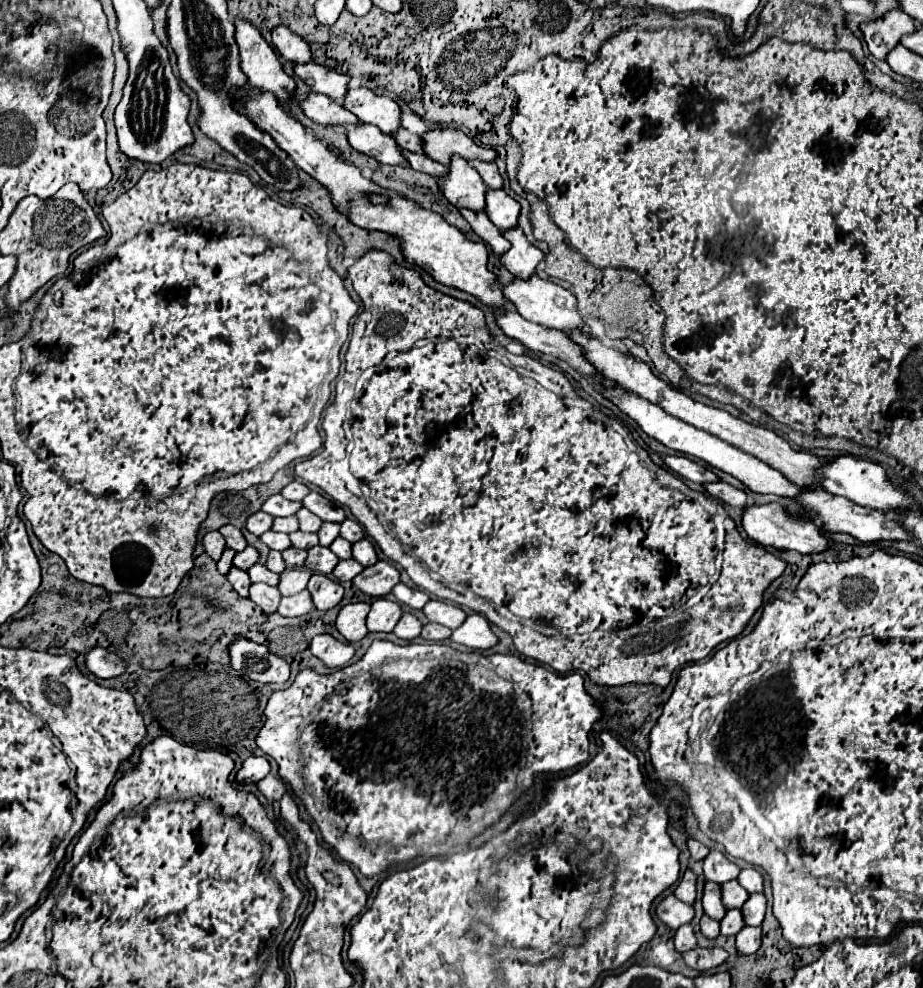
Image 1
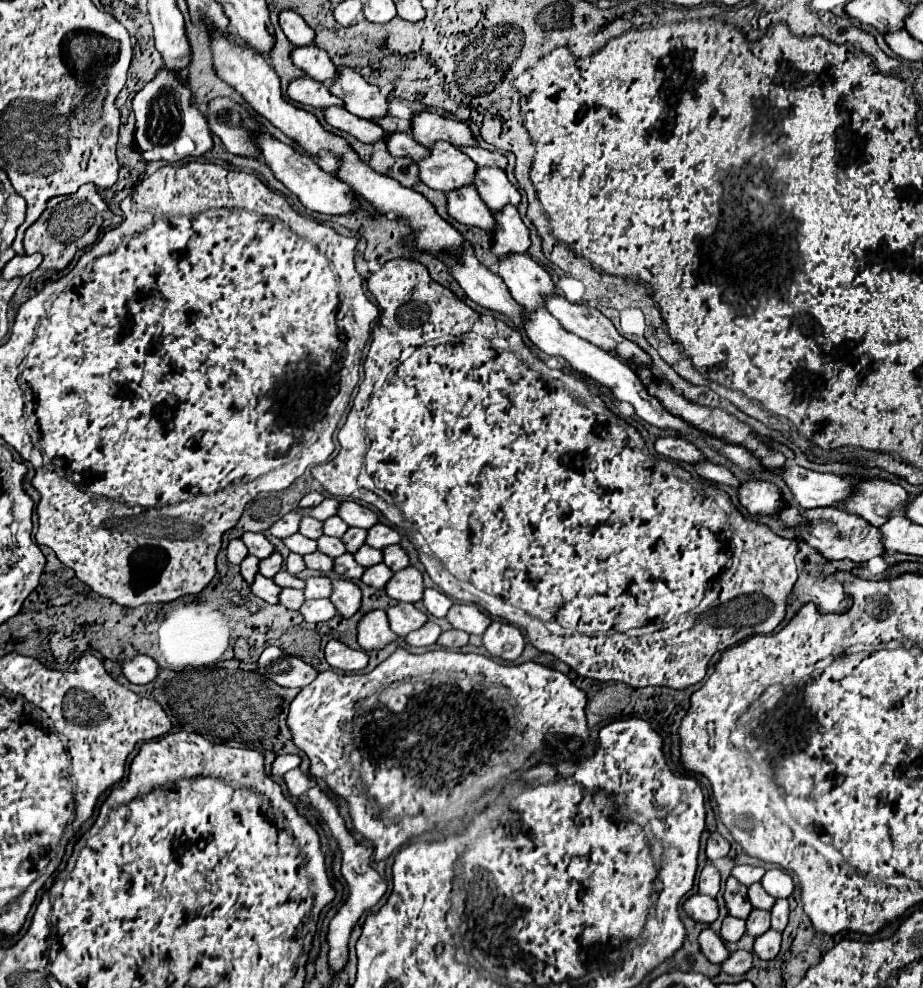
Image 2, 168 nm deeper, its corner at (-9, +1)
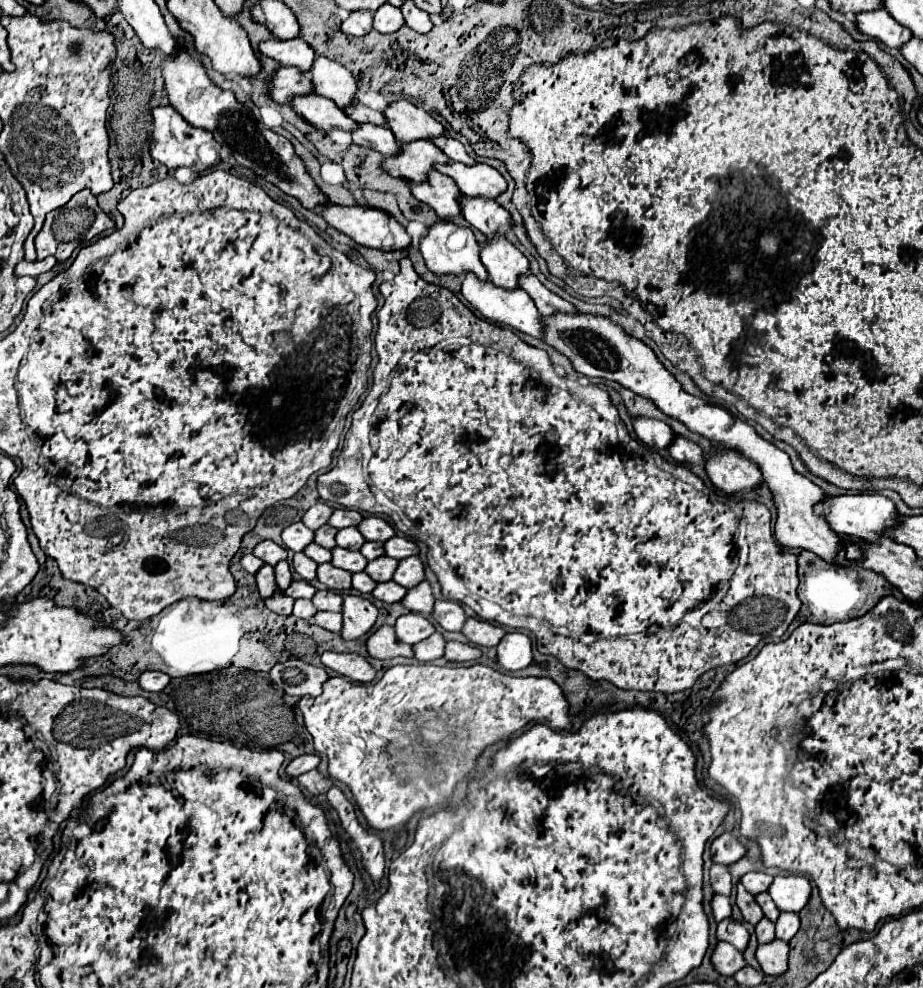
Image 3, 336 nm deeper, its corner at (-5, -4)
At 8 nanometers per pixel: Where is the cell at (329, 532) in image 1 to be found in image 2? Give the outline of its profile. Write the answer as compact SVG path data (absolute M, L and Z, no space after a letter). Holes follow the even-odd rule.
M347 528L347 532L341 536L341 542L345 544L347 552L353 554L365 542L365 530L363 528Z

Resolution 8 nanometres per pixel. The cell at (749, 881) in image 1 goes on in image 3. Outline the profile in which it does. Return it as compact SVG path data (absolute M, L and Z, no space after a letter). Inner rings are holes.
M779 875L769 887L769 895L781 911L799 913L811 897L811 881L803 875Z

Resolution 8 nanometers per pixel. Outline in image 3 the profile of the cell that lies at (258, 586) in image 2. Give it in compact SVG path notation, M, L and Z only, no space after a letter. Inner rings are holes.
M275 593L273 597L269 597L269 599L265 599L265 605L271 609L271 611L275 611L275 613L279 613L279 615L291 615L291 611L293 611L293 597L287 597L287 595L283 595L283 593Z

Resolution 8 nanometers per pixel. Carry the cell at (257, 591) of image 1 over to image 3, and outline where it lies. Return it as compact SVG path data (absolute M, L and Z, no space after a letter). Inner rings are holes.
M297 599L293 607L293 615L301 619L311 619L317 613L317 607L309 599Z

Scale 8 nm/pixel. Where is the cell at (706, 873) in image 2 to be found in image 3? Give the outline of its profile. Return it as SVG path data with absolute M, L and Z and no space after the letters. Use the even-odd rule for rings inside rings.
M713 865L711 871L711 887L715 889L715 893L719 895L731 895L731 873L729 873L729 865Z

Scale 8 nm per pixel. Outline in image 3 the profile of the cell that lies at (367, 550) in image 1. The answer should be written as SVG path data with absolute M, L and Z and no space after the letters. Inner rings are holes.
M407 557L405 561L399 561L399 567L397 567L397 573L393 575L393 581L407 587L407 589L413 589L421 581L425 581L425 569L423 569L421 559Z

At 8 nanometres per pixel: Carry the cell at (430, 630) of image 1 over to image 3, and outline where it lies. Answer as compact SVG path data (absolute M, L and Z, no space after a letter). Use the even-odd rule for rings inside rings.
M449 641L447 647L445 647L445 659L447 659L447 661L455 661L455 663L477 661L477 659L481 659L481 651L479 651L477 647L465 645L465 643Z

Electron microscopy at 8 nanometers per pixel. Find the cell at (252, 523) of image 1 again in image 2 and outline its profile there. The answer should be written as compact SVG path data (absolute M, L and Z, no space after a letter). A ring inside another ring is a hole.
M289 512L289 514L285 514L283 518L279 518L279 520L269 528L269 532L271 532L273 536L277 536L277 538L287 538L287 536L291 536L291 534L297 532L299 520L301 520L299 514Z

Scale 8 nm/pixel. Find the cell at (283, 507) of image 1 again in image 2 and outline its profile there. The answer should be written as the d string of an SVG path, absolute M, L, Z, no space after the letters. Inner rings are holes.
M325 498L319 506L311 506L311 508L301 508L301 506L297 506L293 512L301 514L301 516L313 516L313 518L317 518L317 520L325 520L325 518L329 518L329 516L335 514L337 504L339 504L339 498Z

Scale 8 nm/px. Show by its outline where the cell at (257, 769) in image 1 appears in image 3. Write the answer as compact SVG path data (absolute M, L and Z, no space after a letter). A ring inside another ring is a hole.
M301 755L297 759L293 759L289 765L287 765L287 775L289 777L299 777L311 769L315 769L317 765L321 763L321 757L319 755Z

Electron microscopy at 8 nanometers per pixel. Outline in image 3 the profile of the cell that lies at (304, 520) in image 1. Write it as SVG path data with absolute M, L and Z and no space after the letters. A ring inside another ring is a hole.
M347 527L337 533L337 545L343 549L359 551L363 547L363 543L365 543L365 537L359 533L357 527Z

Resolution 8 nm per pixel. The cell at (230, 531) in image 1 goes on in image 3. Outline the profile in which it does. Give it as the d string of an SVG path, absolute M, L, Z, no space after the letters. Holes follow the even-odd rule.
M261 541L253 549L253 555L259 557L259 559L263 559L269 565L277 565L279 561L287 559L287 549L281 547L281 545L277 545L277 543L273 543L273 541Z

